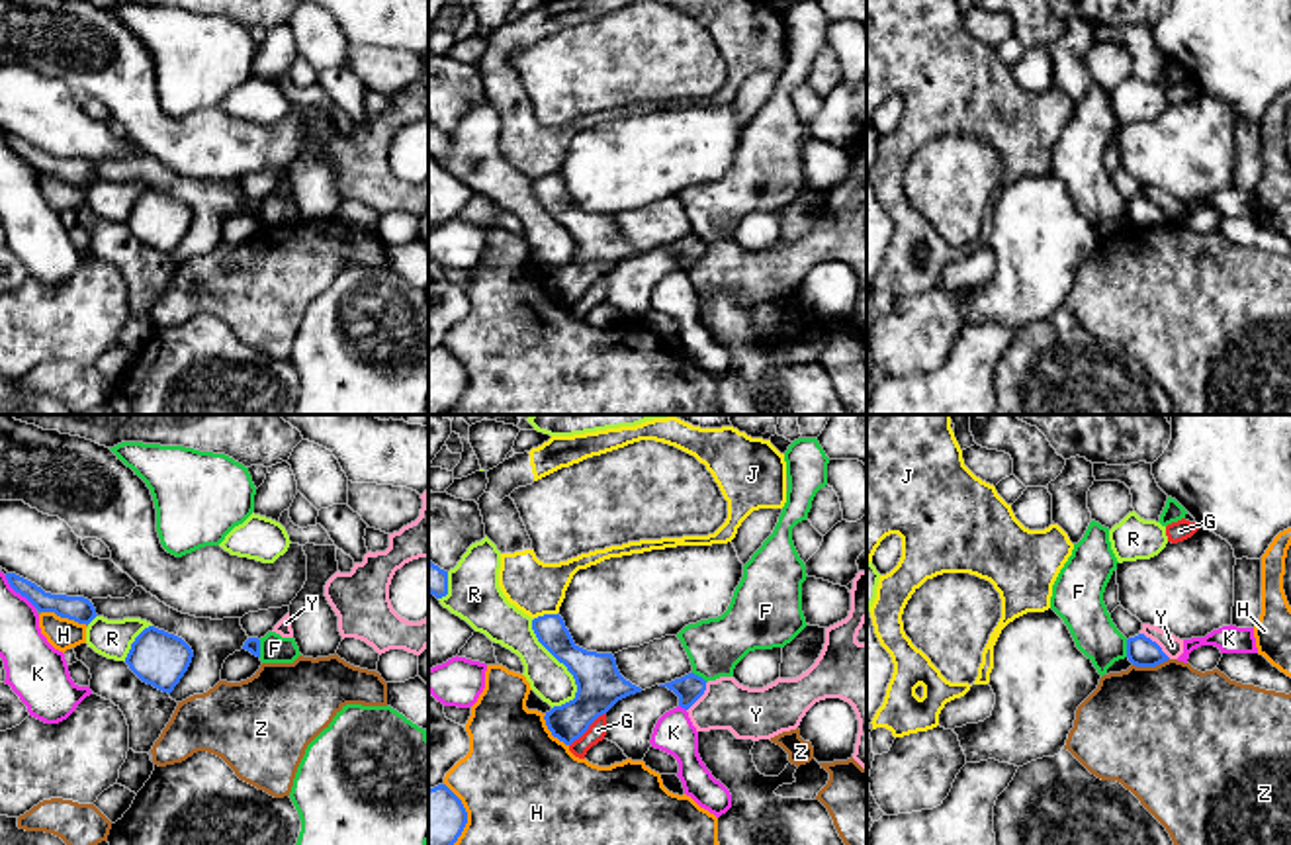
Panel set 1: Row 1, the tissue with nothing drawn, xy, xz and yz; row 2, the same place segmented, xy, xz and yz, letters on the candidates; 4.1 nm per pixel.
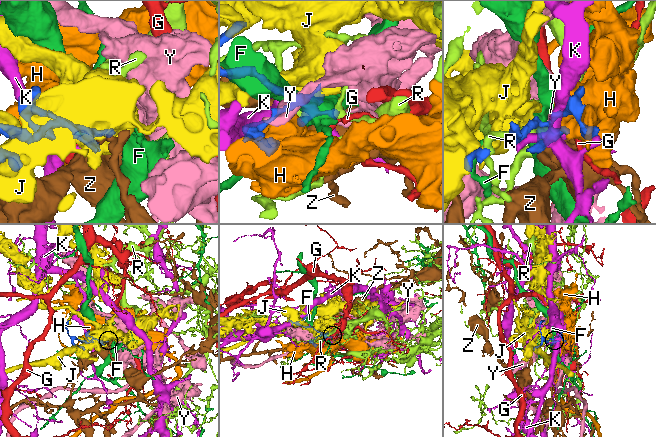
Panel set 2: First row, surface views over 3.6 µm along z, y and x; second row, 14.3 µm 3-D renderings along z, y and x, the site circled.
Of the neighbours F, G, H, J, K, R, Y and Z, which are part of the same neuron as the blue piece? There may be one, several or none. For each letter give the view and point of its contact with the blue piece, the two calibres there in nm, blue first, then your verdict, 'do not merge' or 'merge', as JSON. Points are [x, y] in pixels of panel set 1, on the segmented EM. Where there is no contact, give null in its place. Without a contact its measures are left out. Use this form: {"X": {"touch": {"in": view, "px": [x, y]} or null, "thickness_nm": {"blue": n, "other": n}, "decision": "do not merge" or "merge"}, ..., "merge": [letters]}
{"F": {"touch": {"in": "xy", "px": [259, 648]}, "thickness_nm": {"blue": 60, "other": 120}, "decision": "do not merge"}, "G": {"touch": {"in": "xz", "px": [587, 728]}, "thickness_nm": {"blue": 190, "other": 80}, "decision": "do not merge"}, "H": {"touch": {"in": "xy", "px": [65, 617]}, "thickness_nm": {"blue": 110, "other": 130}, "decision": "do not merge"}, "J": {"touch": {"in": "xz", "px": [544, 615]}, "thickness_nm": {"blue": 130, "other": 220}, "decision": "do not merge"}, "K": {"touch": {"in": "xy", "px": [18, 591]}, "thickness_nm": {"blue": 100, "other": 200}, "decision": "do not merge"}, "R": {"touch": {"in": "xz", "px": [564, 664]}, "thickness_nm": {"blue": 190, "other": 160}, "decision": "do not merge"}, "Y": {"touch": {"in": "yz", "px": [1157, 644]}, "thickness_nm": {"blue": 120, "other": 90}, "decision": "do not merge"}, "Z": {"touch": {"in": "yz", "px": [1151, 666]}, "thickness_nm": {"blue": 120, "other": 500}, "decision": "do not merge"}, "merge": []}

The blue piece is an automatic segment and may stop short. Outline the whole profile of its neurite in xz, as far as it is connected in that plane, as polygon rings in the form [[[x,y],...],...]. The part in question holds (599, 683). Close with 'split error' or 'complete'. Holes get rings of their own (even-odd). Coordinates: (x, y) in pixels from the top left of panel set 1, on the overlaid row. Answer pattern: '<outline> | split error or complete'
[[[544,614],[532,620],[538,642],[573,675],[575,698],[554,706],[544,720],[554,737],[571,745],[589,726],[606,714],[618,700],[642,692],[626,681],[612,653],[597,653],[579,647],[559,614]]] | complete

